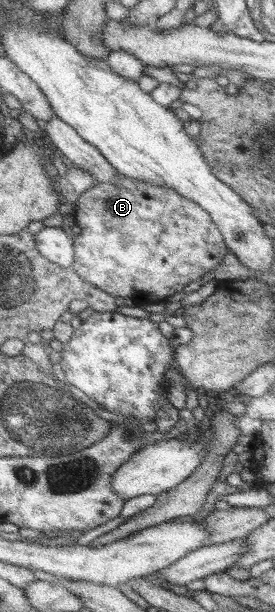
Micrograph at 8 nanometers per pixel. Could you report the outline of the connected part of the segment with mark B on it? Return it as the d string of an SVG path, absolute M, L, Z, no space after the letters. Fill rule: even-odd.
M117 174L115 185L96 182L83 191L74 203L74 223L80 228L80 233L72 237L71 269L86 284L112 298L128 297L135 304L166 301L204 273L214 270L227 252L210 216L195 203L164 186L132 181Z

